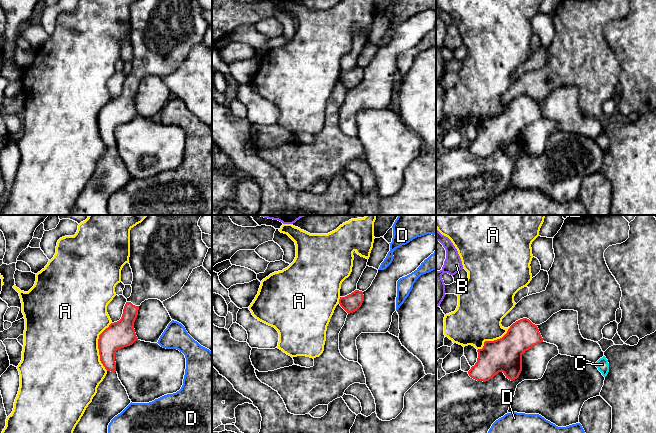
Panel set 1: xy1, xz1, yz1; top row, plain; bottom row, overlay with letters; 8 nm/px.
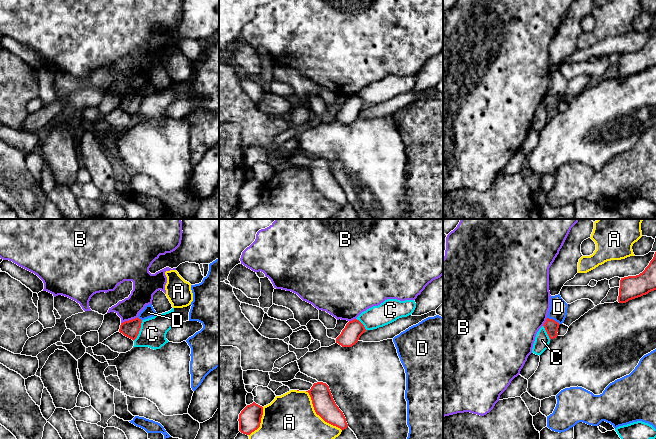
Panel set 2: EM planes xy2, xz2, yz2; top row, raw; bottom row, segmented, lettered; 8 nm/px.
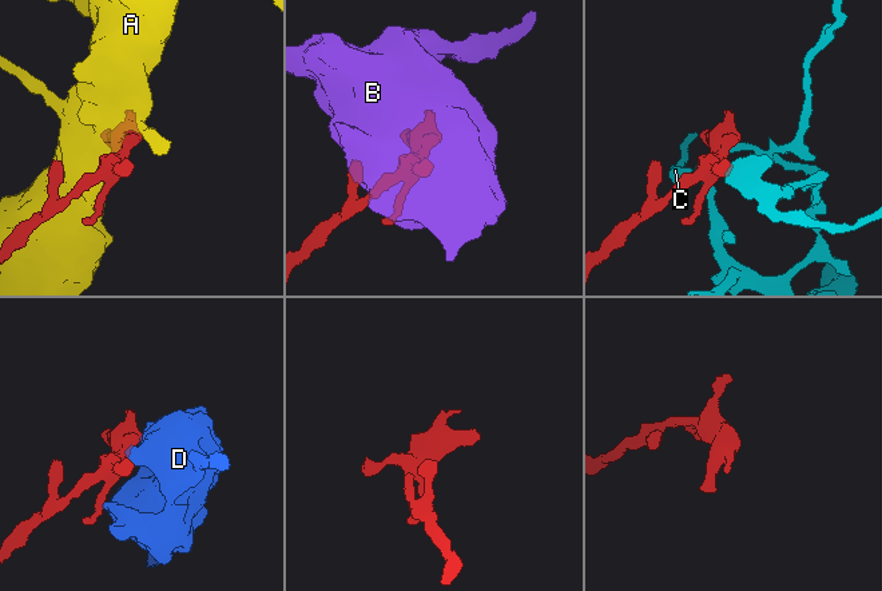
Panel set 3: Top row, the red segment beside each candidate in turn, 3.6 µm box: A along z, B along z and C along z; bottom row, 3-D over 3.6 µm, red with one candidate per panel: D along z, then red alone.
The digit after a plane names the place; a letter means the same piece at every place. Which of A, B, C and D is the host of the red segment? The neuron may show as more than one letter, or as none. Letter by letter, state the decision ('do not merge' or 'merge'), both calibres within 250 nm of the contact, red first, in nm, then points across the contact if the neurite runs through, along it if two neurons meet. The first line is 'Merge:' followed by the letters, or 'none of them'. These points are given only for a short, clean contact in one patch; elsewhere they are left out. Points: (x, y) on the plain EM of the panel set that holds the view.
Merge: none of them
A: do not merge; 220 nm thick on the red side, 500 nm on the other
B: do not merge; 140 nm thick on the red side, 180 nm on the other; border along xy2 (137, 92), (121, 99)
C: do not merge; 140 nm thick on the red side, 220 nm on the other; border along xy2 (142, 96), (139, 109), (133, 116)
D: do not merge; 110 nm thick on the red side, 140 nm on the other

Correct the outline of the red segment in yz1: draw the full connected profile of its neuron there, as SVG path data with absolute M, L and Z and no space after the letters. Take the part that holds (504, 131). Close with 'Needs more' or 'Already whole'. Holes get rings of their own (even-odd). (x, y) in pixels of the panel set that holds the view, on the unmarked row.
M527 94L520 95L510 102L502 114L484 118L483 124L477 126L477 138L468 147L468 150L477 157L486 158L499 148L503 148L506 154L513 157L519 153L522 147L522 130L541 118L543 118L543 114L537 101Z. Already whole

